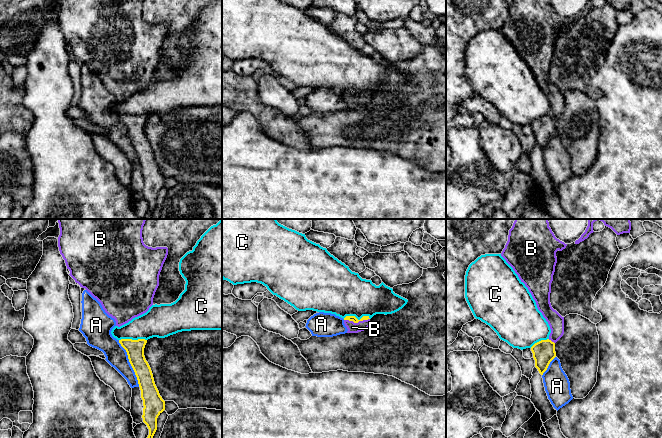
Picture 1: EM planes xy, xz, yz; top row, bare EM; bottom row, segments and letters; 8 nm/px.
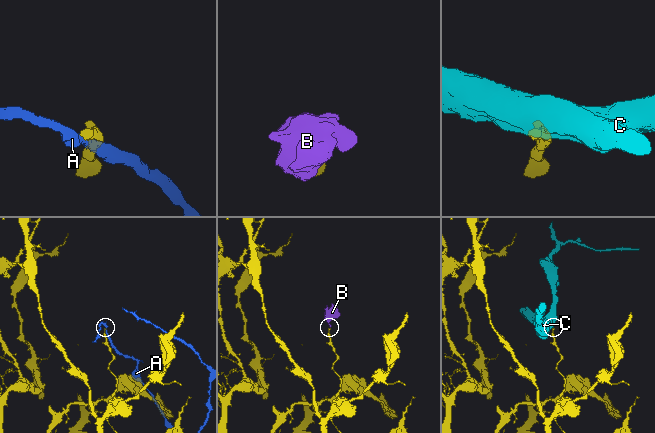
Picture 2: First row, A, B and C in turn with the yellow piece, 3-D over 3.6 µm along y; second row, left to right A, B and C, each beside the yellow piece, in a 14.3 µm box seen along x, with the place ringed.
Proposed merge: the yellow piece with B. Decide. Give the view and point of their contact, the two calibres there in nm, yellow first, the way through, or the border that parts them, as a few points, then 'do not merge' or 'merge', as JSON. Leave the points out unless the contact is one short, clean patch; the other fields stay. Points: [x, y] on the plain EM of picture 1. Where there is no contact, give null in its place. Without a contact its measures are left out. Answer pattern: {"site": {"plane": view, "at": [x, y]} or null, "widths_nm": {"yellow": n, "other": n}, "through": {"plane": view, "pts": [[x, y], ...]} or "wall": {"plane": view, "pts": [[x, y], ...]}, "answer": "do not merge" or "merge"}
{"site": {"plane": "xz", "at": [356, 98]}, "widths_nm": {"yellow": 50, "other": 90}, "through": {"plane": "xz", "pts": [[351, 94], [356, 98], [352, 103]]}, "answer": "merge"}

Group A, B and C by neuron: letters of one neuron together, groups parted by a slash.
A / B / C

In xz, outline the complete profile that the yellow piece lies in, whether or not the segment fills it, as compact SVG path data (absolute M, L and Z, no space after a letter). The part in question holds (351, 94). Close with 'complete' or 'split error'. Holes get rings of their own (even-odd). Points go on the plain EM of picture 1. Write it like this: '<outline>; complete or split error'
M346 92L344 100L347 103L347 109L358 109L366 106L370 102L369 92L363 92L358 96L355 92Z; split error

